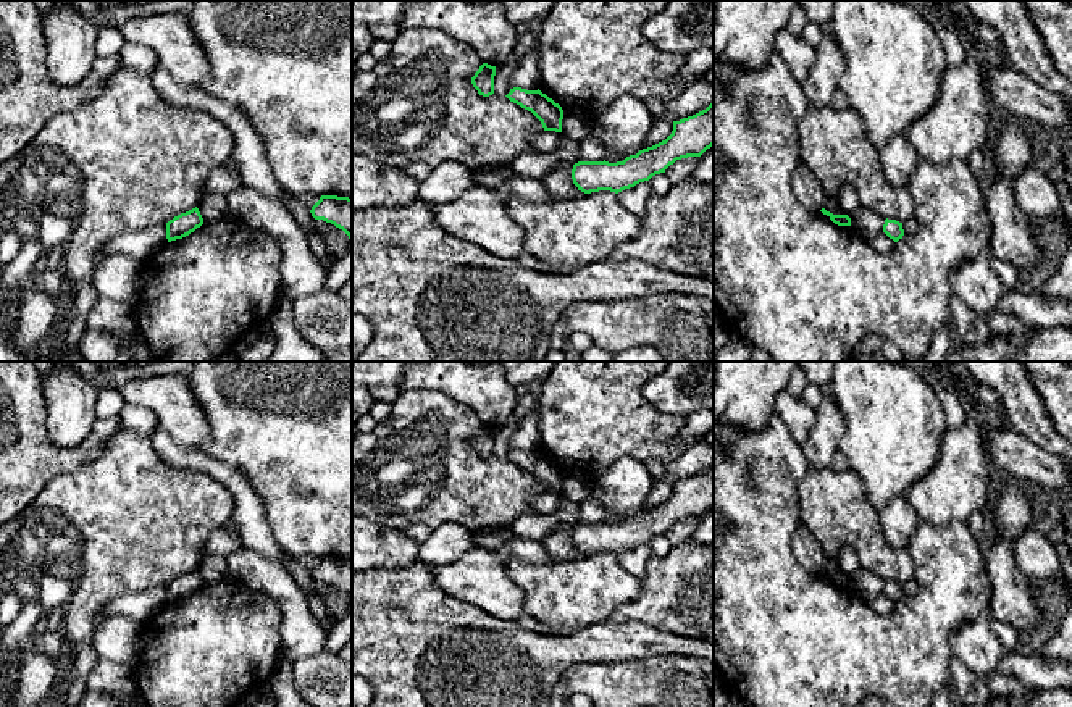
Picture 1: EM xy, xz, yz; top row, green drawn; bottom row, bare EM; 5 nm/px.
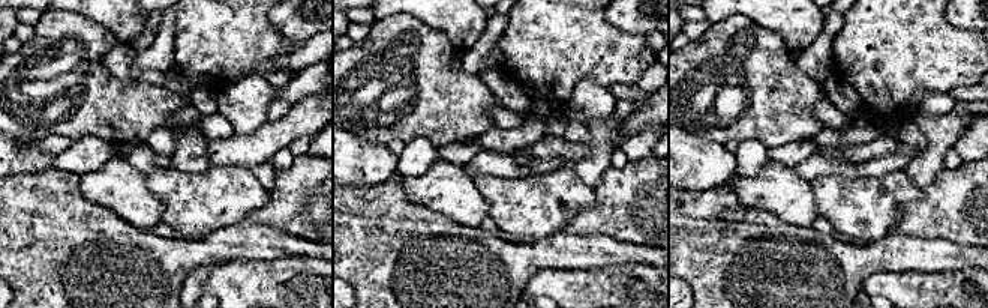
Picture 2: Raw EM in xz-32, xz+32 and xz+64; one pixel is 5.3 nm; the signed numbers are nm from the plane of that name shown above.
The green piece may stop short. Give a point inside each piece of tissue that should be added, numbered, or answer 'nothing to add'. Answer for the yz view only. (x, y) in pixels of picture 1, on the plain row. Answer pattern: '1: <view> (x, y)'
nothing to add

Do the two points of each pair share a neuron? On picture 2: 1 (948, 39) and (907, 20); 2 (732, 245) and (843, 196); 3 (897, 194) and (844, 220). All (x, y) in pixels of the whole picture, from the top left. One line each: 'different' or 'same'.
1: same
2: different
3: same

